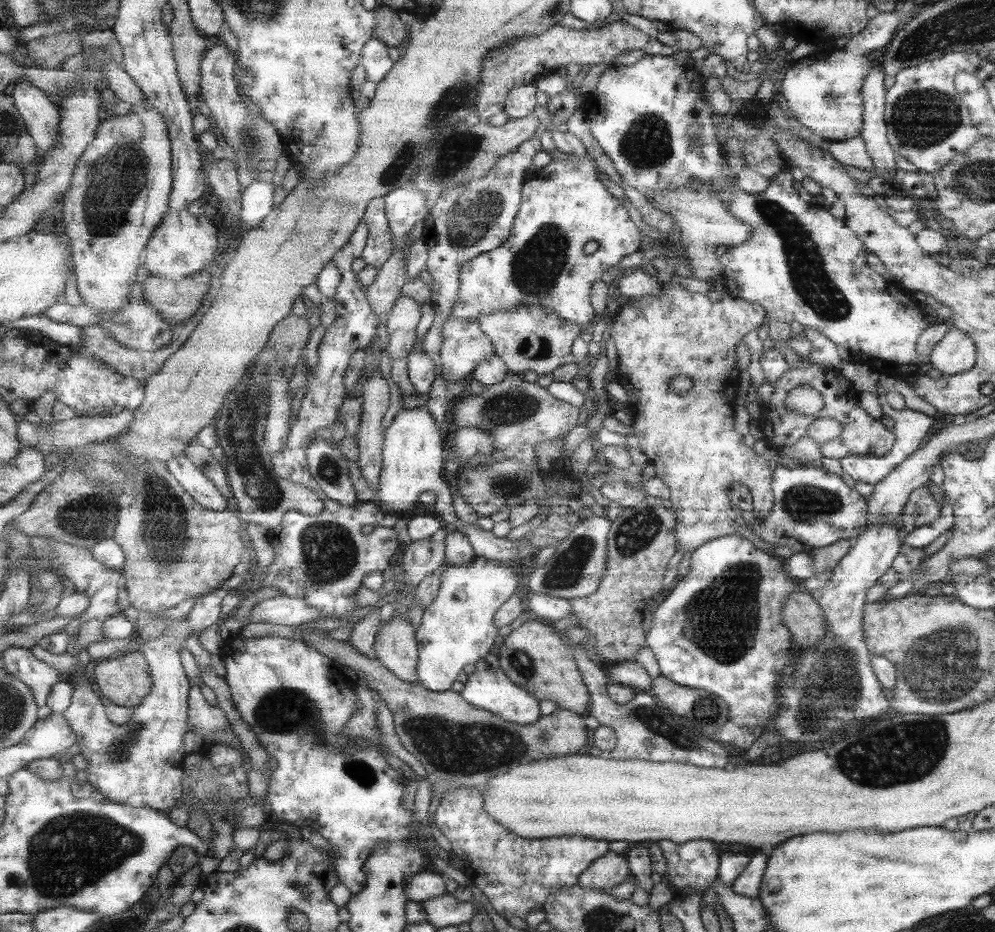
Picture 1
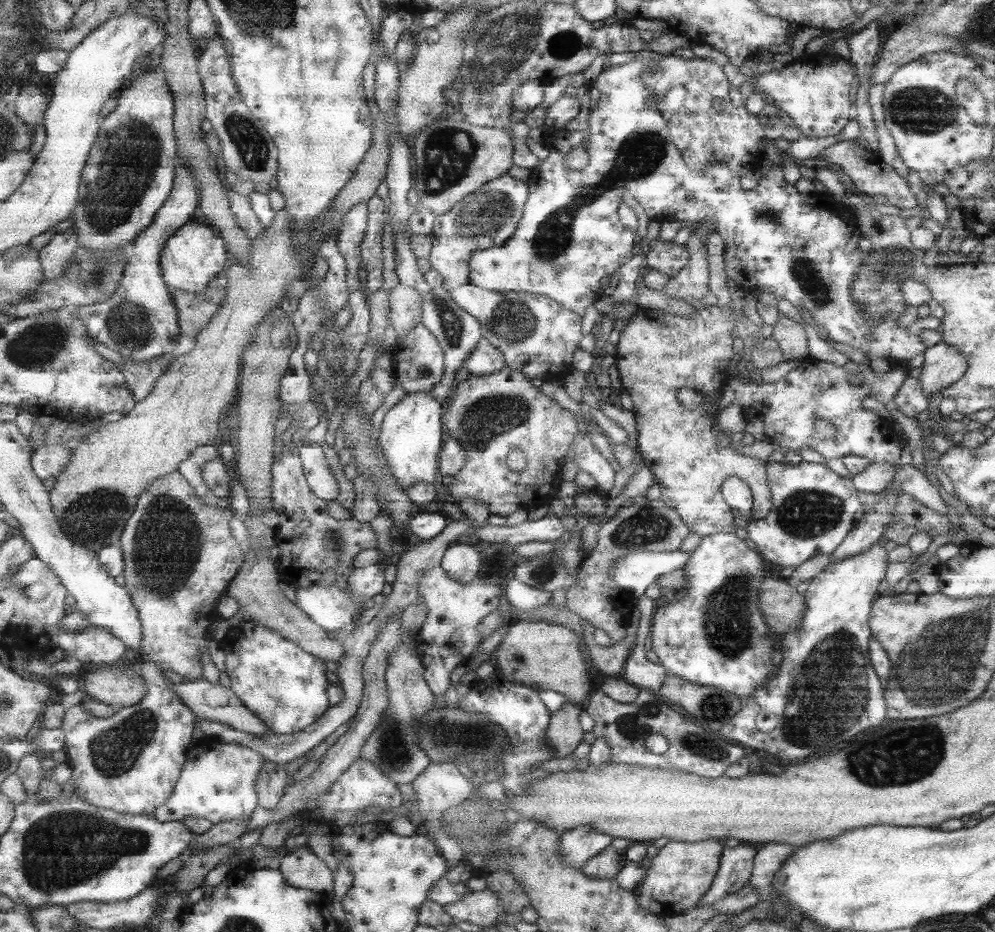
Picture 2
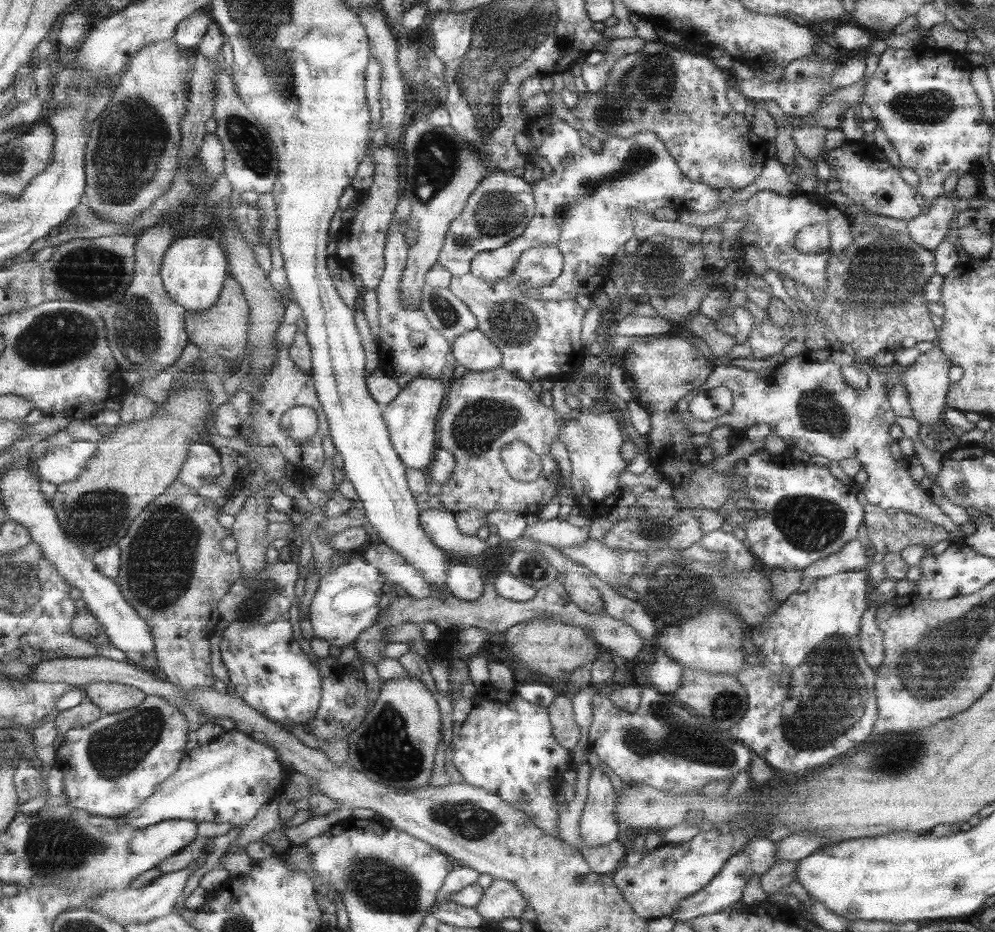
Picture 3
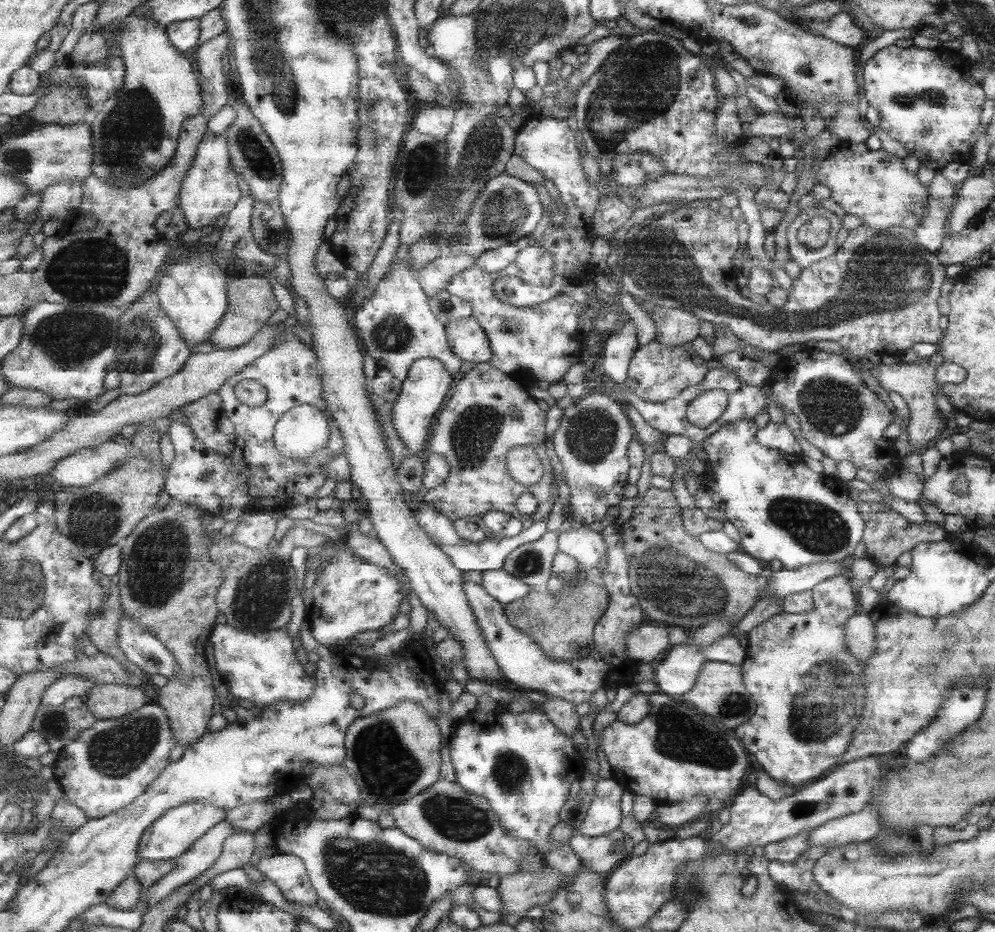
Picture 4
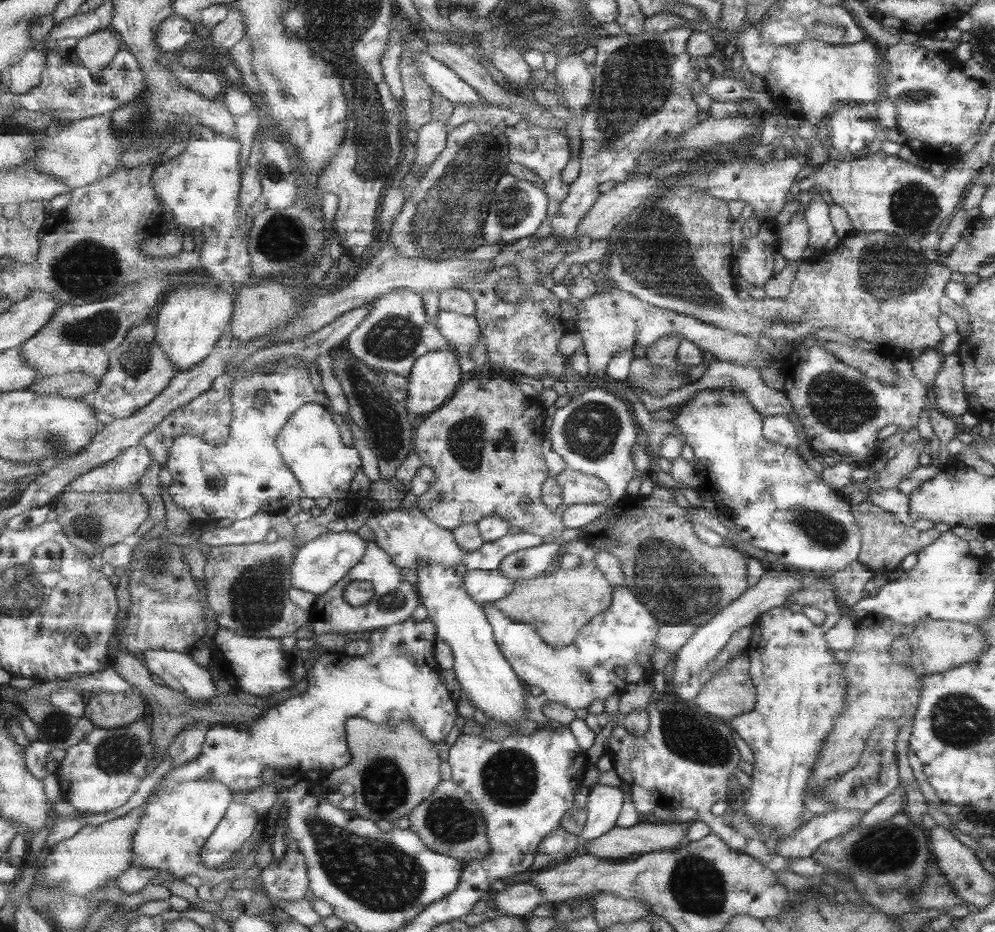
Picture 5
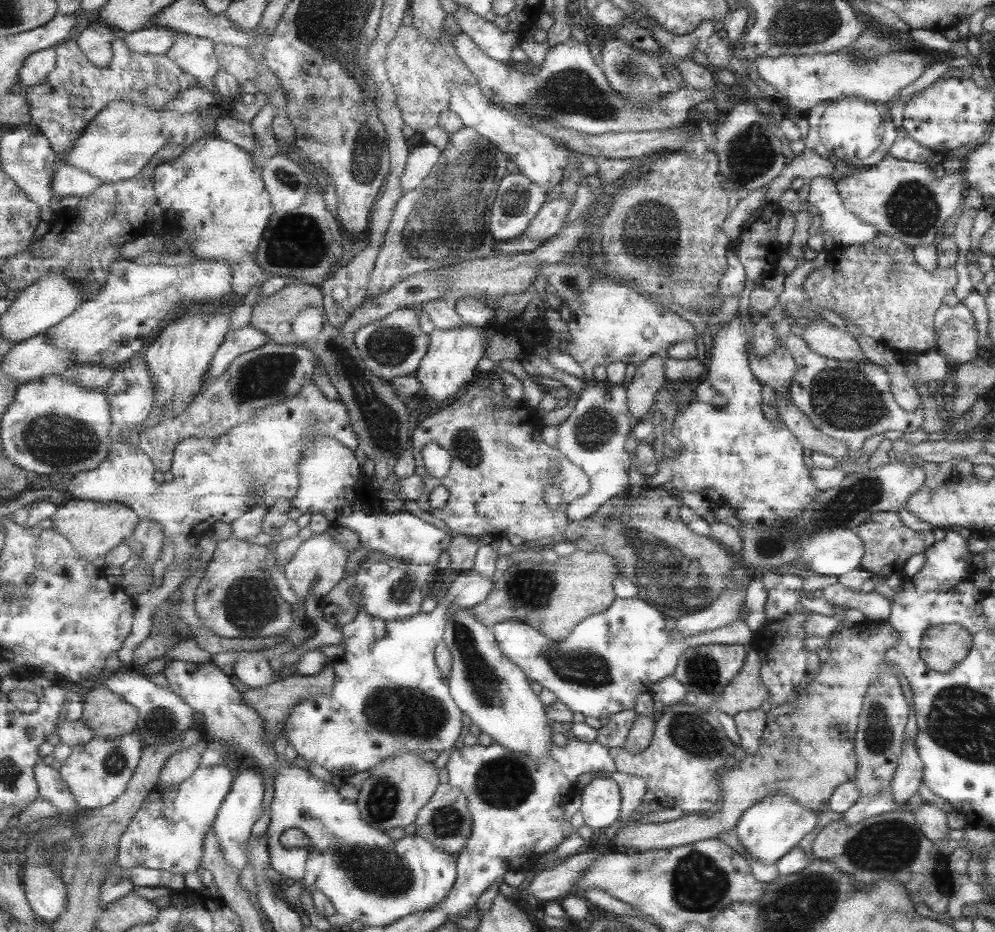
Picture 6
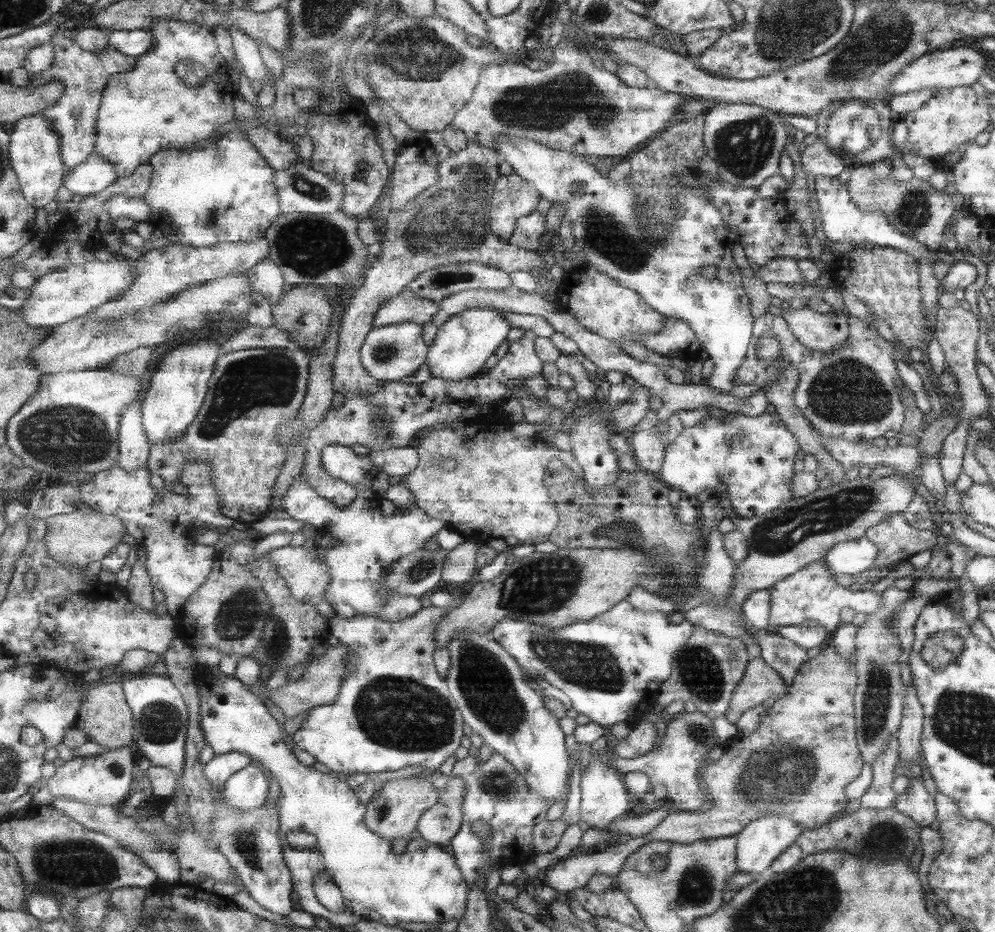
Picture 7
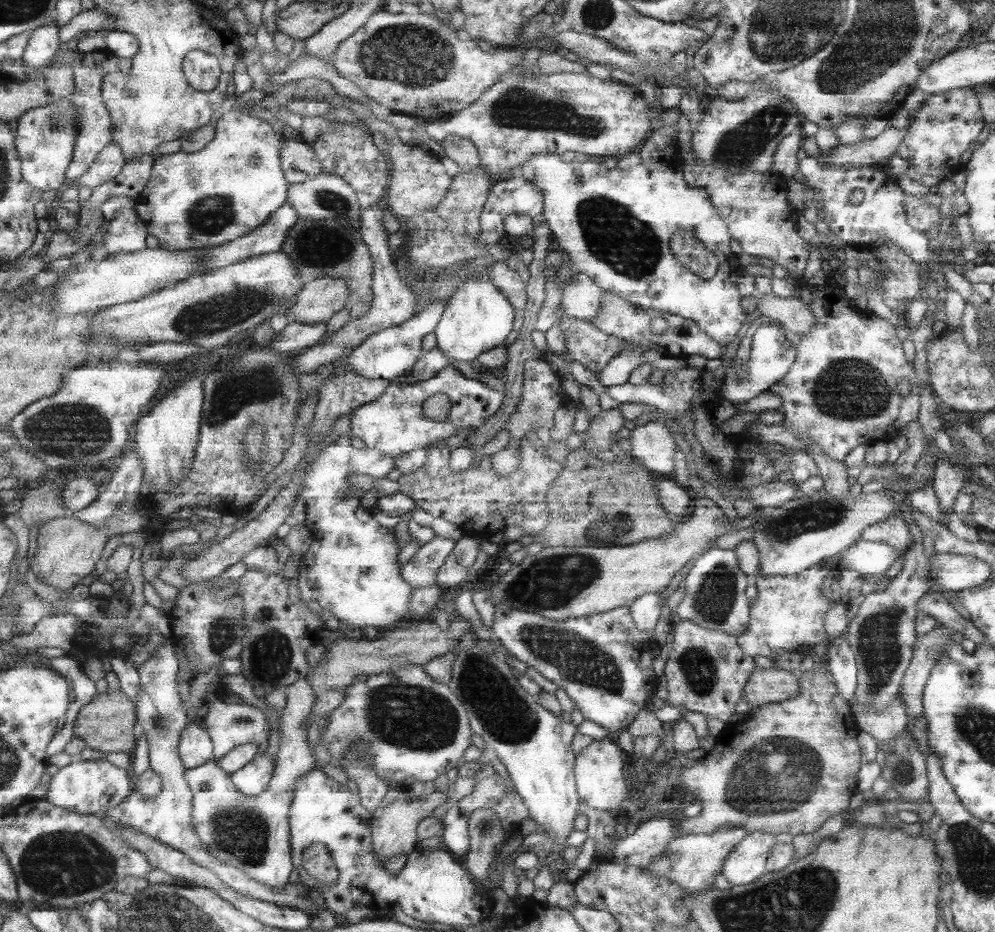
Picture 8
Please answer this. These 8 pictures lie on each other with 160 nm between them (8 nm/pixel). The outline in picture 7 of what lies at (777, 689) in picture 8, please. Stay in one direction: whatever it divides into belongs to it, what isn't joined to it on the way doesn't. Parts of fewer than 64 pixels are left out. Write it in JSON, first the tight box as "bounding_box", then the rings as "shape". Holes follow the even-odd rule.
{"bounding_box":[725,657,787,724],"shape":[[[760,657],[748,660],[741,680],[733,689],[725,716],[735,724],[745,710],[761,704],[766,698],[781,698],[787,692],[779,673],[769,668],[764,660]]]}

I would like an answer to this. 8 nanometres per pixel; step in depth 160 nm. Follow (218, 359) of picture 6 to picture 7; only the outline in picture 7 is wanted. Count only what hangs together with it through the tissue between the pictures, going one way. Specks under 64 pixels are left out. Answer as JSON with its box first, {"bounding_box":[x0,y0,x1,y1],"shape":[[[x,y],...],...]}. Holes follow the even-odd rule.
{"bounding_box":[221,325,292,353],"shape":[[[274,325],[244,328],[235,331],[221,346],[221,353],[249,350],[257,347],[287,349],[292,343],[290,334]]]}

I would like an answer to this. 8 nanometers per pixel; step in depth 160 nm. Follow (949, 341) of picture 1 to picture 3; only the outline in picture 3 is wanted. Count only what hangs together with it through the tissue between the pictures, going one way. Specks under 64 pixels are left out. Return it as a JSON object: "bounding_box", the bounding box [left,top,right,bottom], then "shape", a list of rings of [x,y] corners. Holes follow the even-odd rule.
{"bounding_box":[899,344,951,425],"shape":[[[936,344],[928,352],[920,354],[915,358],[915,362],[911,366],[905,367],[905,372],[899,376],[899,383],[907,392],[907,403],[911,409],[913,419],[919,425],[935,424],[941,416],[941,410],[946,408],[944,403],[946,394],[949,390],[949,368],[951,363],[945,358],[945,354],[941,353],[941,349]]]}

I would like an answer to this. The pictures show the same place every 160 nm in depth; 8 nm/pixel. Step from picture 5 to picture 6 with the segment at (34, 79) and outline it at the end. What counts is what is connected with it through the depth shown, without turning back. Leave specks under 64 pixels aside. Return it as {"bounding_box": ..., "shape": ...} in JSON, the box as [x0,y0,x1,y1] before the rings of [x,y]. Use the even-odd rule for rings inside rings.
{"bounding_box":[20,47,57,87],"shape":[[[56,47],[33,53],[27,57],[23,68],[20,70],[20,82],[29,87],[43,84],[49,73],[55,70],[57,61]]]}

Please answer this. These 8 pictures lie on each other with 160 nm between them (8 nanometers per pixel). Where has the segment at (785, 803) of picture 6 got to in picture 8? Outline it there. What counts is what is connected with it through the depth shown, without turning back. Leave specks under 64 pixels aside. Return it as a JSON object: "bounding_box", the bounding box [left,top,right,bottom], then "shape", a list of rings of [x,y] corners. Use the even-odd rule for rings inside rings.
{"bounding_box":[722,833,775,885],"shape":[[[747,833],[725,860],[722,875],[731,885],[749,885],[765,874],[764,866],[769,848],[775,846],[775,835]]]}

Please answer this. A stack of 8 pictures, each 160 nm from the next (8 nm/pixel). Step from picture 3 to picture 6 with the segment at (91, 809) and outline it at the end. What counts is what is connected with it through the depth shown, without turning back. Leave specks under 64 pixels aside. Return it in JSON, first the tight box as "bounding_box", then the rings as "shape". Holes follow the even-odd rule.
{"bounding_box":[60,731,144,809],"shape":[[[136,731],[115,740],[96,736],[87,744],[74,746],[70,756],[62,763],[60,772],[76,796],[77,804],[83,809],[100,809],[121,798],[136,774],[144,747]]]}

